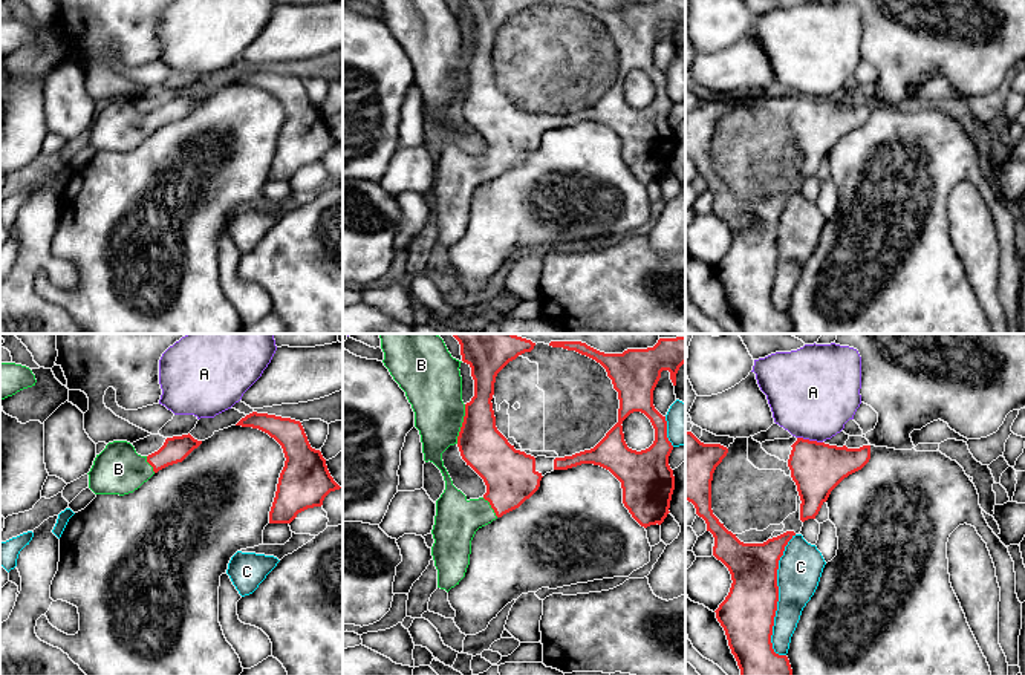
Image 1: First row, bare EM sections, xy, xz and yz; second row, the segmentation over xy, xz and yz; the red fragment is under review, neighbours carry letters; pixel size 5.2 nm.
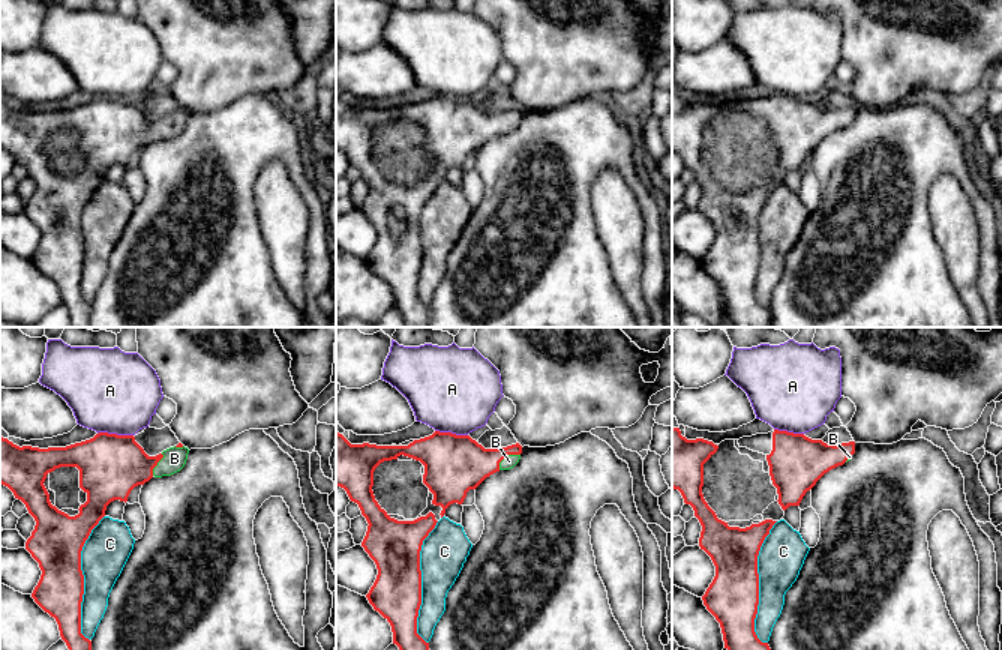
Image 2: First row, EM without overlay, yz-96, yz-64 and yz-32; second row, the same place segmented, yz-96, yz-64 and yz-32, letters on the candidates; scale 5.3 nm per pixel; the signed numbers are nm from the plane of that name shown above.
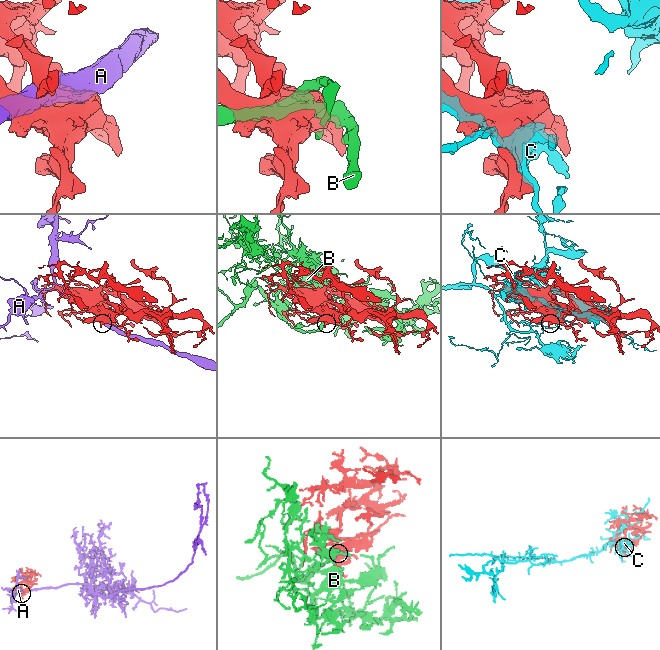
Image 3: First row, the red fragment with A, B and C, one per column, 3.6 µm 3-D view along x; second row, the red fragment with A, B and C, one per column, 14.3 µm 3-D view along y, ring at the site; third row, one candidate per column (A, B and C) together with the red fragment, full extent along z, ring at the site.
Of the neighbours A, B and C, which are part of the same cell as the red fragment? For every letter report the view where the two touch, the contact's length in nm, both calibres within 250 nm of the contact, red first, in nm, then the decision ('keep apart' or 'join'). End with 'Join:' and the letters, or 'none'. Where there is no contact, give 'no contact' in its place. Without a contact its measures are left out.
A: yz | 140 nm | 280/480 nm | keep apart
B: xz | 220 nm | 240/300 nm | join
C: yz | 650 nm | 280/240 nm | keep apart
Join: B

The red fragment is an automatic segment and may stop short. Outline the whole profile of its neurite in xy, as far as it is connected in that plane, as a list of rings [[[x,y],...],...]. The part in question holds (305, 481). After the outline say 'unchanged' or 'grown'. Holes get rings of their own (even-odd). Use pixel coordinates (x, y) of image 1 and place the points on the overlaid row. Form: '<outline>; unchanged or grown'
[[[252,412],[236,426],[259,429],[274,438],[283,448],[286,461],[269,511],[269,523],[291,523],[298,513],[308,508],[321,507],[324,497],[330,491],[341,488],[330,476],[321,452],[311,447],[300,421]]]; unchanged

